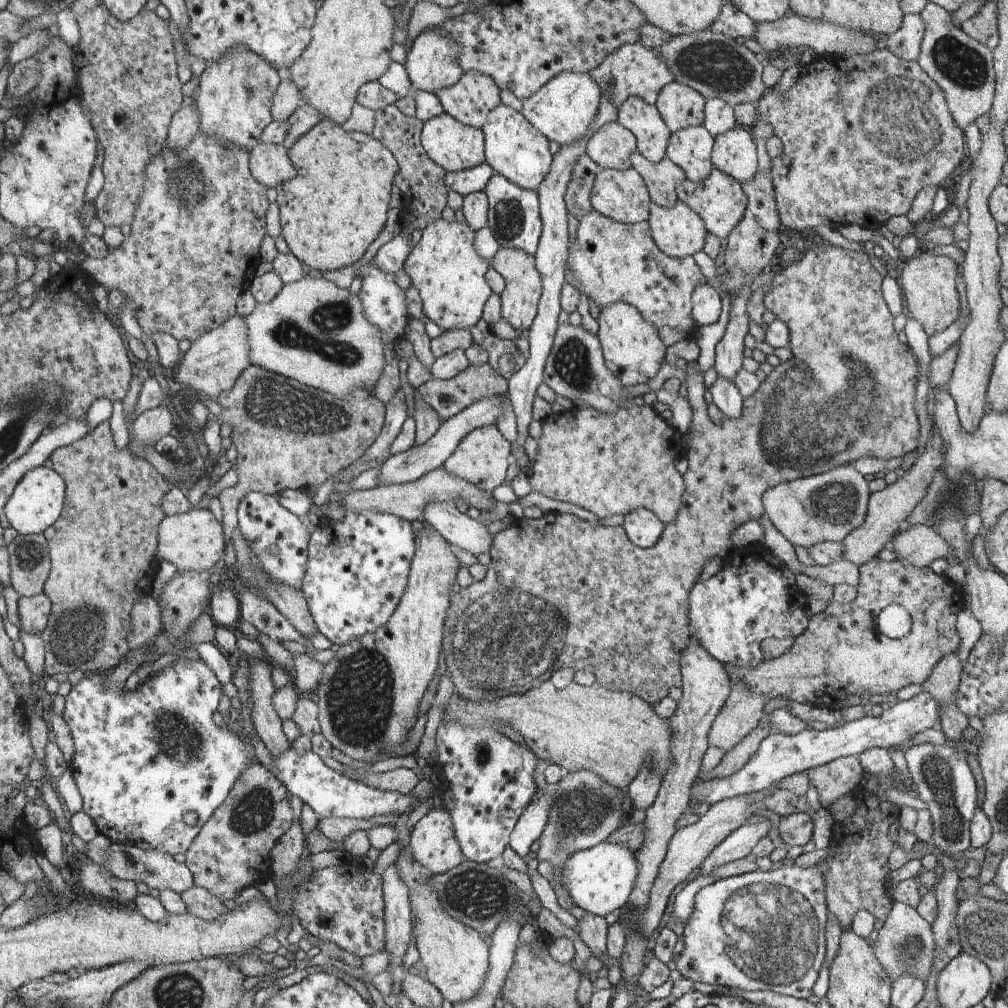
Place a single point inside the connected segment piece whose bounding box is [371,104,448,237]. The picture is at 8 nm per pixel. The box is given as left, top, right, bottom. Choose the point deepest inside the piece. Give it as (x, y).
(420, 181)

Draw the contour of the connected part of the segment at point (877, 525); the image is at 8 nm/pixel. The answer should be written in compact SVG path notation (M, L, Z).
M933 424L933 428L931 429L931 438L927 441L925 448L923 448L923 452L921 452L921 456L913 462L911 468L909 468L909 470L907 470L901 478L895 480L893 484L889 484L889 486L887 485L886 488L883 488L880 492L871 492L869 494L863 523L857 526L854 530L851 530L849 535L845 536L841 542L841 560L847 560L847 562L851 562L854 566L859 567L861 564L868 562L871 558L876 557L876 554L883 548L888 547L889 543L892 541L892 538L901 529L903 520L906 520L907 516L911 513L911 510L913 510L913 506L915 506L917 502L921 502L921 498L925 496L927 486L931 484L933 474L937 472L937 468L944 465L944 454L941 454L942 445L942 440L939 438L939 434Z

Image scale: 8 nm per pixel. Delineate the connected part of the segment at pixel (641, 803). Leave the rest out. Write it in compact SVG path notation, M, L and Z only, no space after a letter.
M643 768L625 789L629 794L632 808L645 811L653 804L659 791L660 778L655 768L649 768L649 770Z

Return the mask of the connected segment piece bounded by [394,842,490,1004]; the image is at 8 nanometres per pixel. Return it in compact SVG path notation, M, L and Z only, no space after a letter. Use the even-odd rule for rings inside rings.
M397 843L400 851L394 864L410 888L411 910L415 914L415 946L424 967L424 975L442 999L451 1004L470 1001L482 989L487 973L490 972L489 943L477 931L464 926L443 910L435 890L427 884L431 874L415 862L409 845Z

